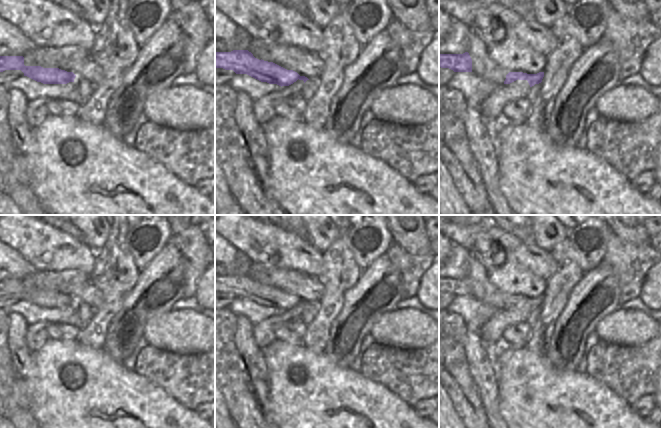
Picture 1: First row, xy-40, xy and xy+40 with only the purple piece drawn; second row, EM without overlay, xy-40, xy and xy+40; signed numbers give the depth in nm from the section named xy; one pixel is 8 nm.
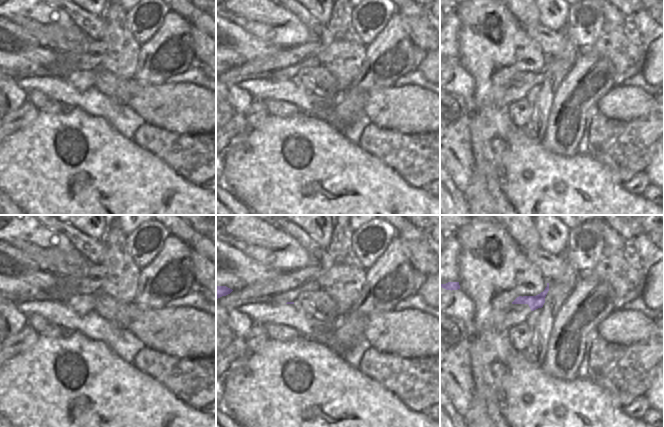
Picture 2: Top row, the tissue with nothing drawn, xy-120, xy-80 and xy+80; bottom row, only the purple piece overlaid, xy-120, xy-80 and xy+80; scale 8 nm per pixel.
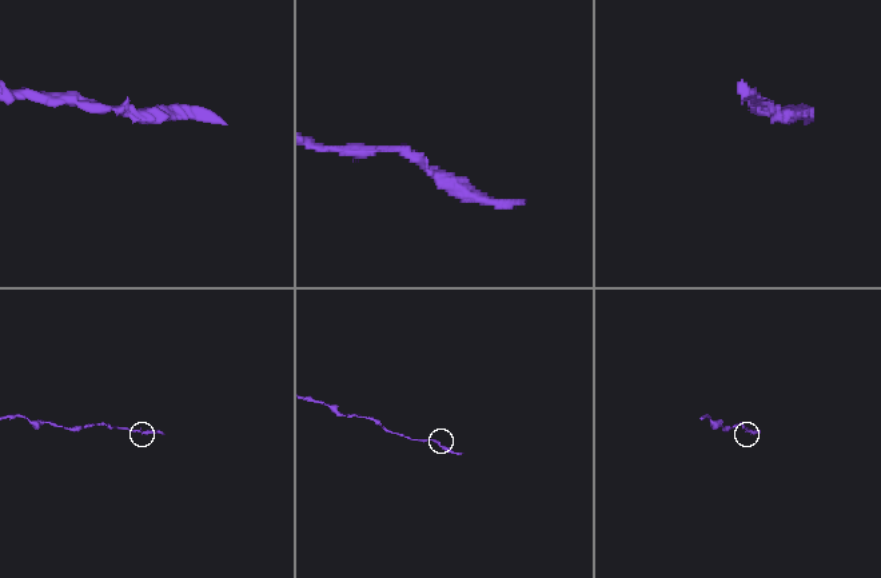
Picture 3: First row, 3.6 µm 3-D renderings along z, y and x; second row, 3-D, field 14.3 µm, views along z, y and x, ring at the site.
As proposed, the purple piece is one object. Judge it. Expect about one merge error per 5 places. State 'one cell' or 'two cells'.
one cell

